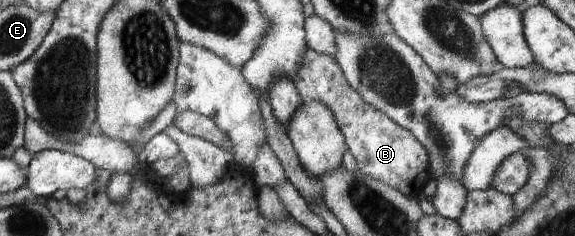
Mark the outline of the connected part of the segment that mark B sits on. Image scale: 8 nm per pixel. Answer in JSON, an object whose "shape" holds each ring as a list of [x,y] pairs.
{"shape":[[[307,46],[307,51],[303,55],[303,63],[299,65],[299,71],[295,71],[292,82],[295,84],[297,93],[301,98],[301,104],[305,105],[305,103],[311,103],[311,101],[319,101],[333,113],[336,124],[344,135],[347,149],[355,157],[358,168],[365,175],[378,179],[381,183],[395,188],[403,195],[418,197],[425,184],[431,179],[430,159],[425,147],[415,139],[415,135],[411,131],[389,119],[383,111],[375,109],[369,103],[365,103],[363,98],[350,87],[336,58],[329,57],[329,55],[319,55],[319,53],[315,53],[313,49]]]}

